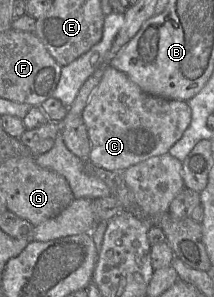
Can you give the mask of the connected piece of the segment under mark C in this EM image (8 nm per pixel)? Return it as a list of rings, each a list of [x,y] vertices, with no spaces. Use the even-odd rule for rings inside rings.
[[[107,66],[81,116],[91,144],[88,160],[109,171],[124,171],[149,158],[168,153],[188,128],[191,122],[191,109],[185,101],[165,99],[145,93],[126,74]]]

